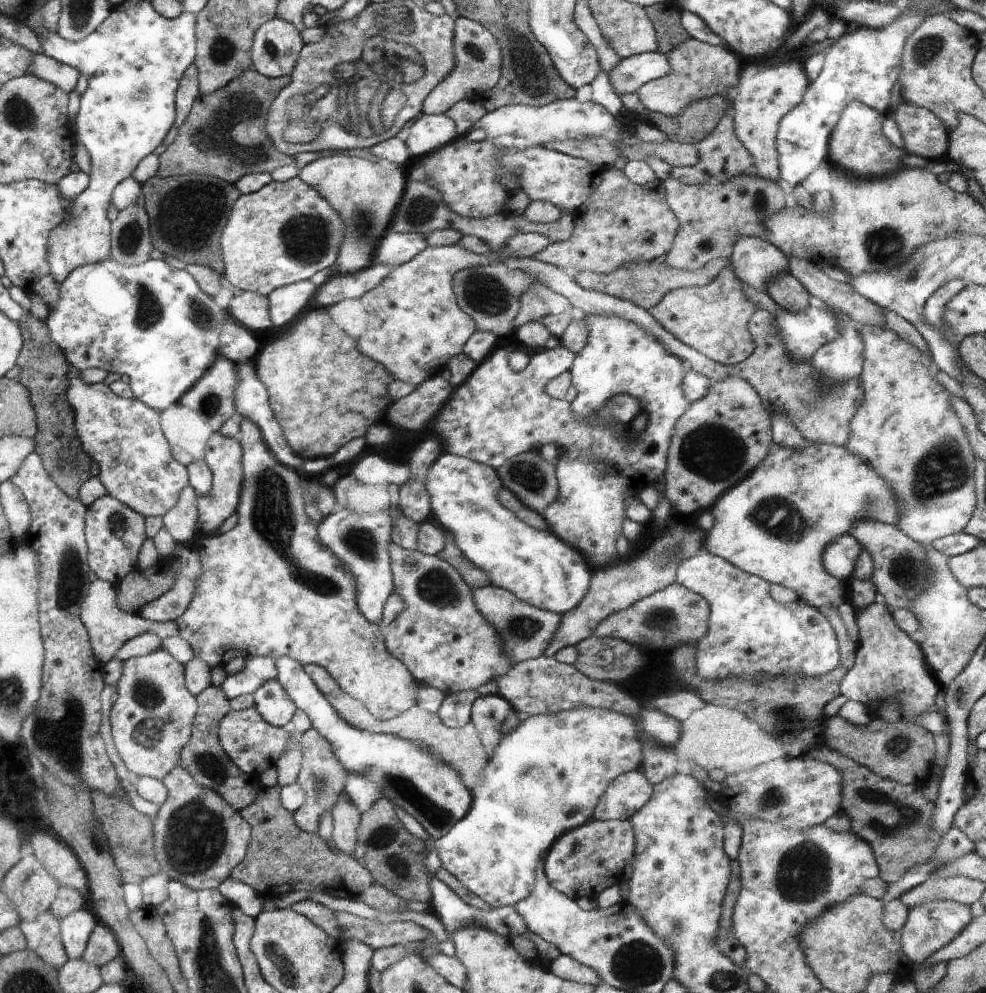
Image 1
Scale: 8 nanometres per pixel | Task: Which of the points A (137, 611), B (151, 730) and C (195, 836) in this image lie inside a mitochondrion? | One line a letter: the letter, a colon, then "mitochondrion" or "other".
A: other
B: mitochondrion
C: mitochondrion

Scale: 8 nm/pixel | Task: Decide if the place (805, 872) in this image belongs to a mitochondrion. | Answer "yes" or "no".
yes

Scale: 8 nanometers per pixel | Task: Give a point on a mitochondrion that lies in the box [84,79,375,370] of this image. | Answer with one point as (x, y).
(197, 236)

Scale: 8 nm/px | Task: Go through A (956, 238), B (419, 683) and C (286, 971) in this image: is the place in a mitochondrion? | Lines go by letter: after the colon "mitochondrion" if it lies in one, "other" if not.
A: other
B: other
C: mitochondrion

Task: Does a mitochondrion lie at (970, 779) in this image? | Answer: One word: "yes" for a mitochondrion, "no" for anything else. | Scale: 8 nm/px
no

